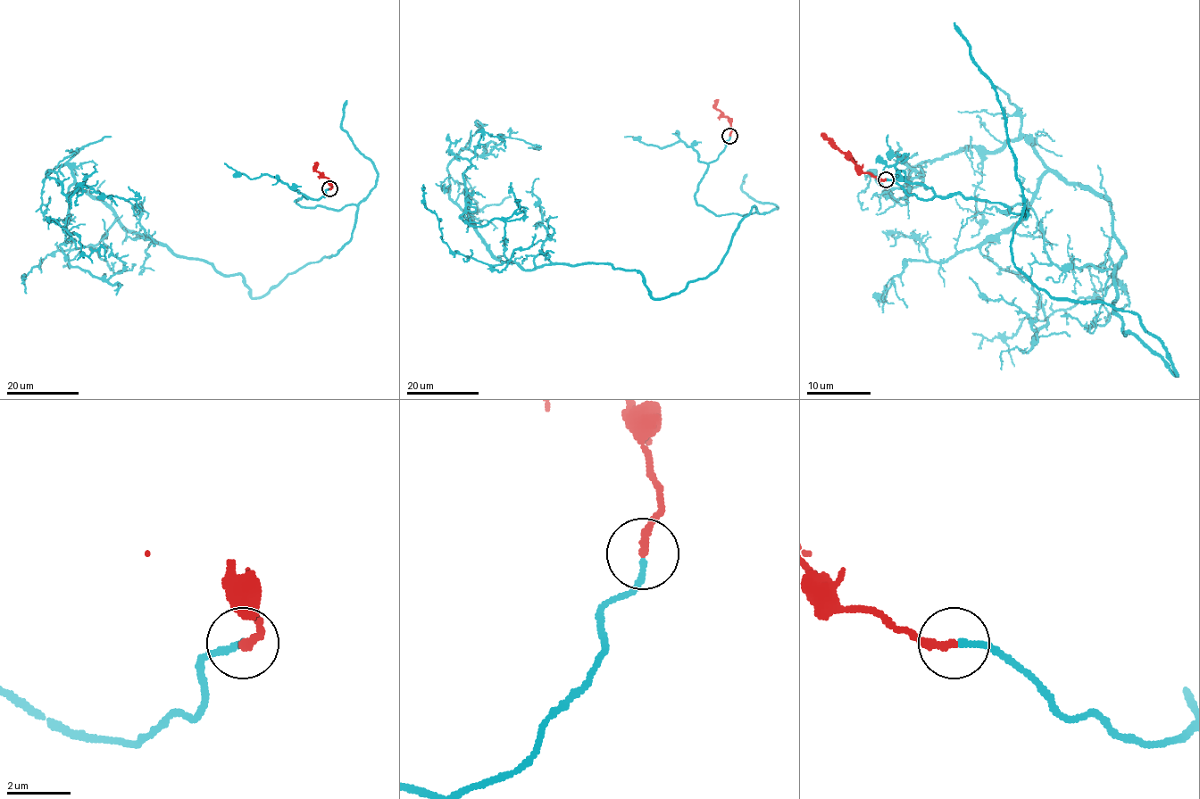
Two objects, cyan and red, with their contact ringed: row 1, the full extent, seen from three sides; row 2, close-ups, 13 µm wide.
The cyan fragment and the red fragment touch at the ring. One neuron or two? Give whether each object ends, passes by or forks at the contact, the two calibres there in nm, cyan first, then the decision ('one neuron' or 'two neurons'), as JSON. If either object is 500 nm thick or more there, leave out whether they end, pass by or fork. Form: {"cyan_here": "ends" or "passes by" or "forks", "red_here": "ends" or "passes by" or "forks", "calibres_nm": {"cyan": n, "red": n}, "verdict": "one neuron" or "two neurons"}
{"cyan_here": "ends", "red_here": "ends", "calibres_nm": {"cyan": 200, "red": 280}, "verdict": "one neuron"}

